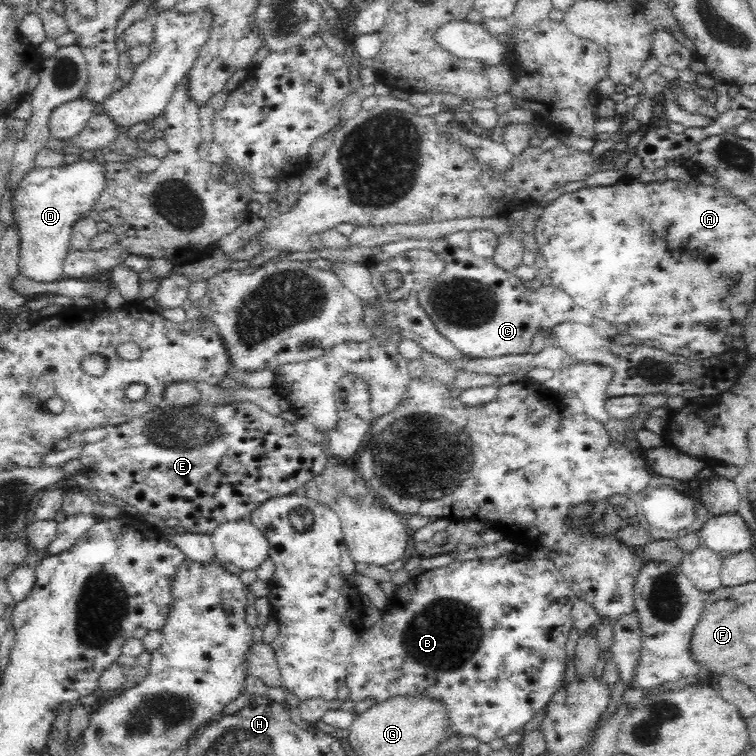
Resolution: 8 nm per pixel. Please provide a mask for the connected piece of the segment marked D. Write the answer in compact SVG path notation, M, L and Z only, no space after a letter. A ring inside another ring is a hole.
M82 160L58 168L32 168L19 181L12 196L12 213L20 237L19 274L43 286L65 278L64 258L70 248L71 232L82 216L89 216L105 190L103 161Z

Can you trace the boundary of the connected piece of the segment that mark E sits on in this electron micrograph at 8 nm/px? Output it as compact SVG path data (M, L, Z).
M250 401L226 403L224 405L202 405L199 403L187 407L162 406L160 409L155 408L154 411L148 412L145 416L134 418L124 424L115 425L108 430L108 434L102 440L86 444L79 459L81 464L80 472L92 482L95 491L100 490L100 492L106 492L106 494L111 494L118 499L122 498L127 504L135 506L139 510L139 517L143 518L147 514L155 514L162 520L178 518L180 524L188 532L209 535L217 526L225 522L249 518L251 512L268 499L294 493L298 487L313 479L314 476L318 476L324 470L324 467L332 462L320 445L312 444L298 435L292 423L282 420L280 416L272 416L272 414L262 410L260 406Z

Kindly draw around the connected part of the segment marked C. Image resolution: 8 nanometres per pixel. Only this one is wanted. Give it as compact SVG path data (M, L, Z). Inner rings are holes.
M447 237L434 240L406 239L383 244L373 248L372 261L385 262L390 260L390 256L402 254L410 249L430 249L436 255L440 255L441 260L444 260L446 269L418 294L418 300L442 336L470 358L496 358L507 354L526 354L538 330L548 333L554 326L564 323L580 322L586 326L594 324L595 316L588 310L582 310L581 305L576 304L566 292L548 285L542 285L536 290L526 288L524 282L513 272L499 268L492 259L476 256L470 248L451 245Z

